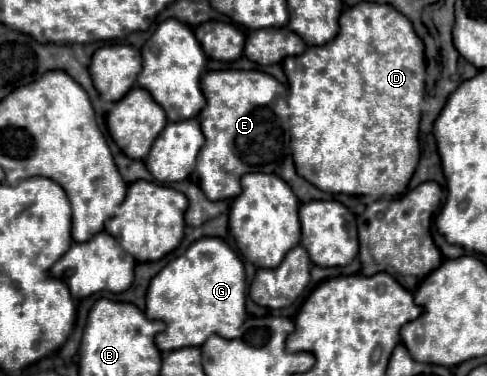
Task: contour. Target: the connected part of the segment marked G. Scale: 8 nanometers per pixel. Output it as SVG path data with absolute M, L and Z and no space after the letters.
M203 237L187 247L187 251L165 265L153 279L147 289L147 309L149 319L161 319L167 323L167 329L155 337L155 345L161 351L203 345L209 335L221 335L225 339L241 337L241 325L245 321L246 282L245 269L239 255L223 241L221 237Z

